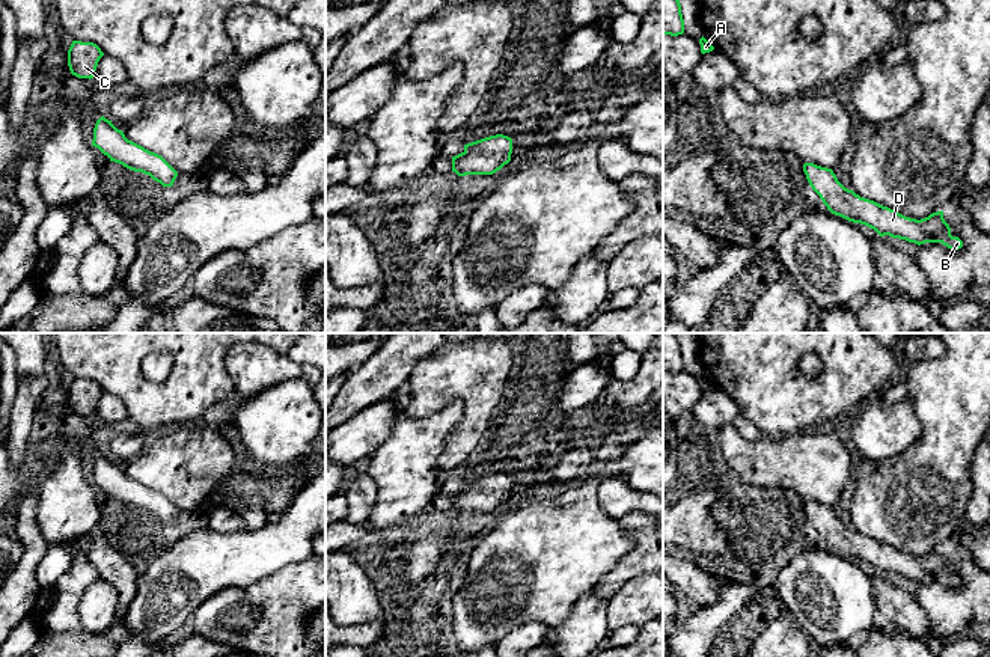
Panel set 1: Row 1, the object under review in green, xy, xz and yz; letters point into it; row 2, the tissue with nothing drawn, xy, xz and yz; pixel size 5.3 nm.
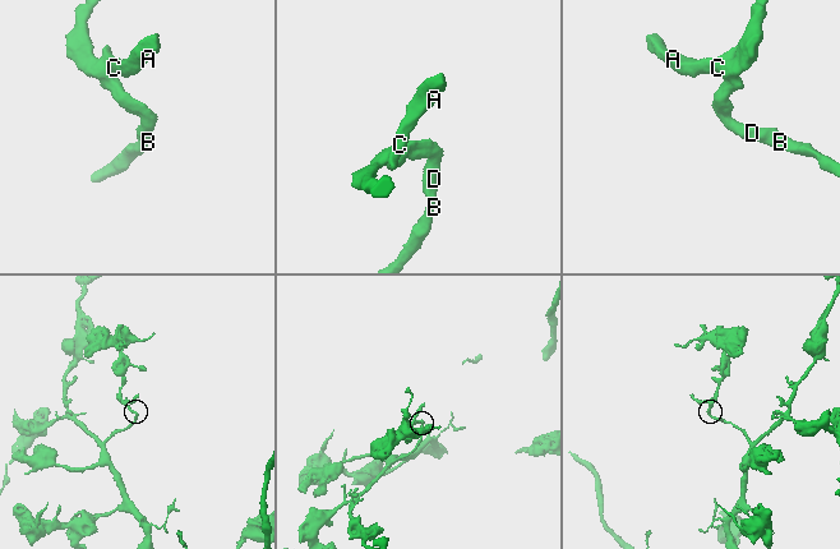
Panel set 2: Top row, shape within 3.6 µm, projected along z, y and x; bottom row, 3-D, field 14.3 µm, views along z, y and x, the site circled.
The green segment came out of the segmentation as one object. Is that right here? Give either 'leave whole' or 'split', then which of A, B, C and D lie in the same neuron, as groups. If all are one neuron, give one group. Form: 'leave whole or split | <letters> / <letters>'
leave whole | A B C D

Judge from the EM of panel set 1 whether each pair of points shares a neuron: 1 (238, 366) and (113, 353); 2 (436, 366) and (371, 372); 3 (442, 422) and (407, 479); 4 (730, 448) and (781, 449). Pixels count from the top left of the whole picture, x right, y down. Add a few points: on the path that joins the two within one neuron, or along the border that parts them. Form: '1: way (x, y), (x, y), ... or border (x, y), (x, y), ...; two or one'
1: border (228, 348), (225, 369), (237, 391); two
2: border (440, 348), (422, 356), (406, 381); two
3: way (428, 436), (413, 451), (413, 466); one
4: way (742, 449), (769, 449); one

